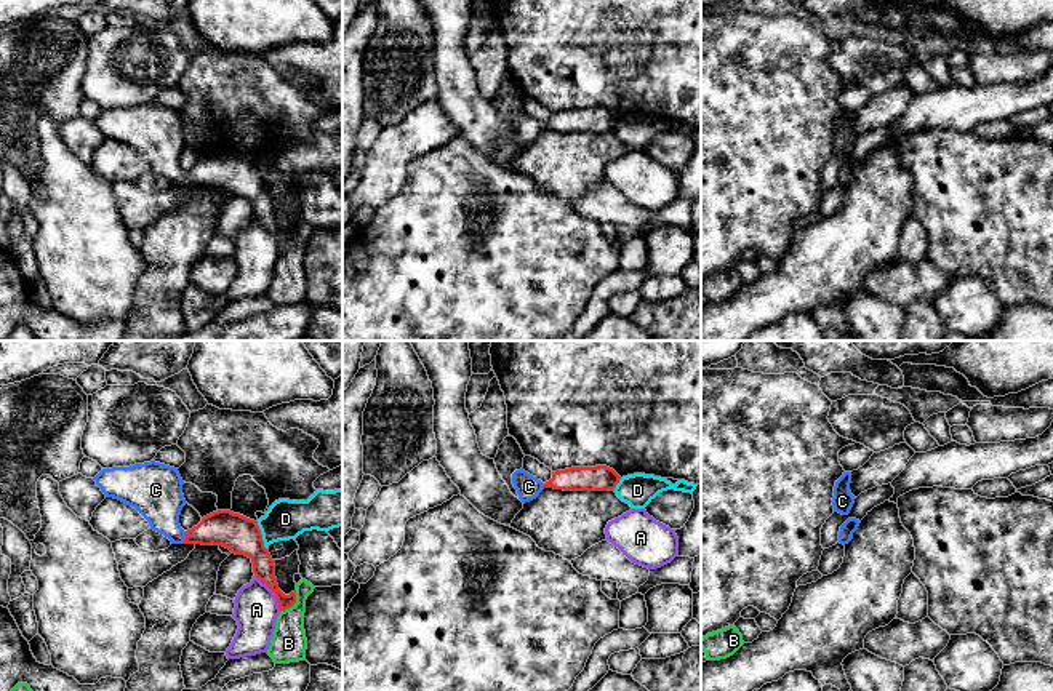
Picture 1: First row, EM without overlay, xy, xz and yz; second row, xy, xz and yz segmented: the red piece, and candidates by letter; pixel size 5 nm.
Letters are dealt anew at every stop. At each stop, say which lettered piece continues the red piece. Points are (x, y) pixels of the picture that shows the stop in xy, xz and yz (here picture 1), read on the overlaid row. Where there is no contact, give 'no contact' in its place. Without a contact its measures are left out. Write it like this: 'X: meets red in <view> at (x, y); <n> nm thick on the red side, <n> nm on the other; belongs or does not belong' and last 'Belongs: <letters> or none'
A: meets red in xy at (272, 591); 120 nm thick on the red side, 220 nm on the other; does not belong
B: meets red in xy at (293, 603); 110 nm thick on the red side, 180 nm on the other; does not belong
C: meets red in xy at (186, 538); 190 nm thick on the red side, 240 nm on the other; belongs
D: meets red in xy at (261, 536); 190 nm thick on the red side, 200 nm on the other; does not belong
Belongs: C

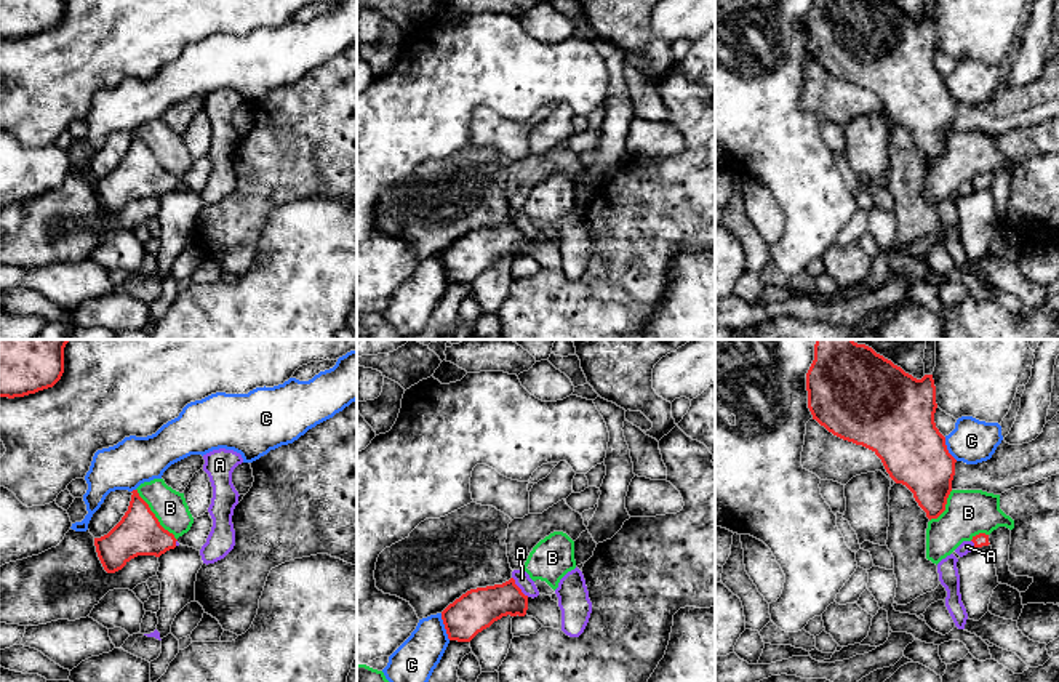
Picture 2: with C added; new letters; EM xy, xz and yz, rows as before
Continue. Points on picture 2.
A: meets red in xz at (519, 588); 200 nm thick on the red side, 80 nm on the other; does not belong
B: meets red in xy at (154, 516); 220 nm thick on the red side, 170 nm on the other; does not belong
C: meets red in xz at (445, 626); 200 nm thick on the red side, 220 nm on the other; does not belong
Belongs: none

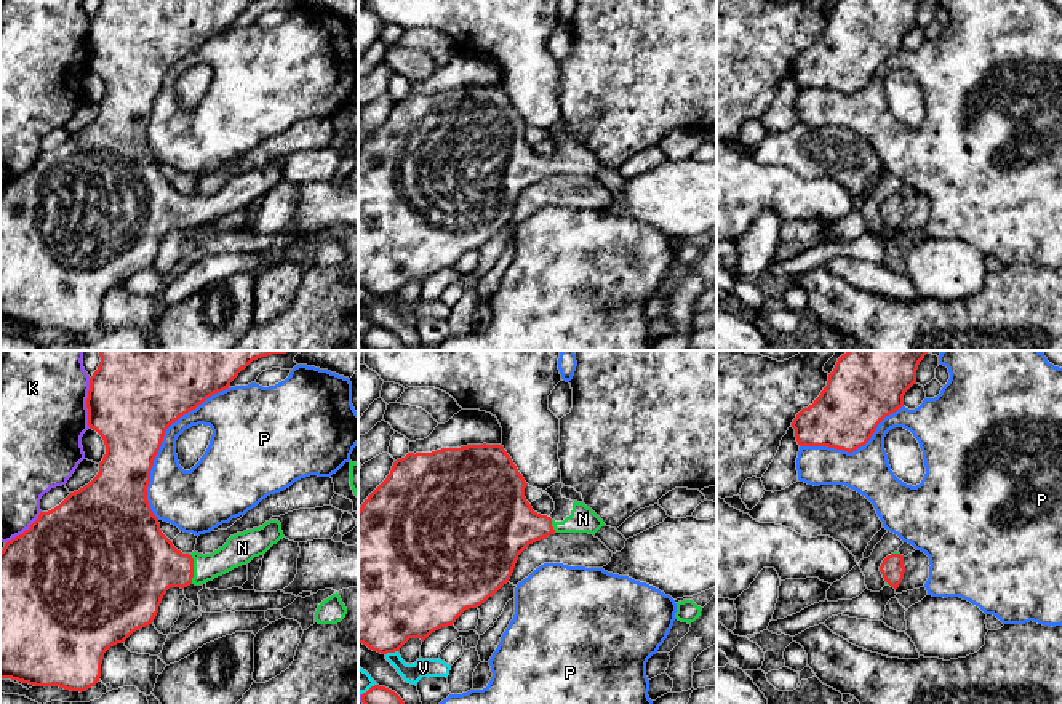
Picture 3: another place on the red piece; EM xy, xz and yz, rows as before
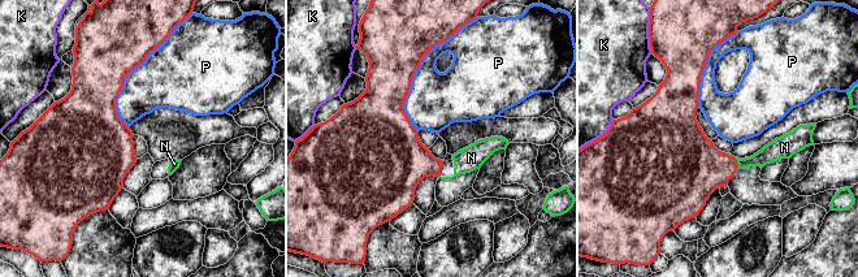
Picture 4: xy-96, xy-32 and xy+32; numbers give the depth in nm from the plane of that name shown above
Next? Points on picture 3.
K: meets red in xy at (87, 404); 460 nm thick on the red side, 500 nm on the other; does not belong
N: meets red in xy at (192, 568); 360 nm thick on the red side, 150 nm on the other; belongs
P: meets red in xy at (160, 444); 440 nm thick on the red side, 260 nm on the other; does not belong
V: meets red in xz at (391, 652); 440 nm thick on the red side, 100 nm on the other; does not belong
Belongs: N

